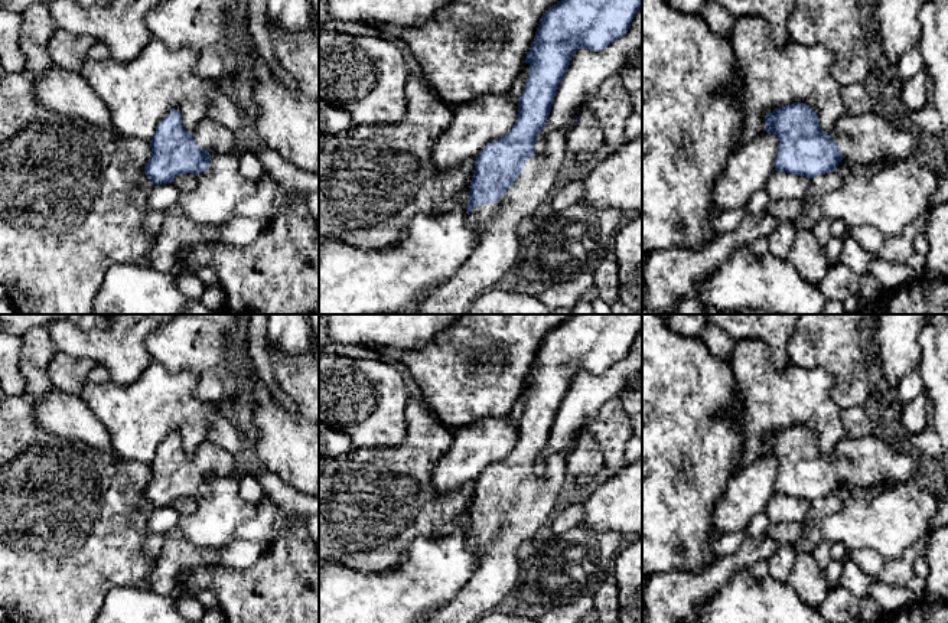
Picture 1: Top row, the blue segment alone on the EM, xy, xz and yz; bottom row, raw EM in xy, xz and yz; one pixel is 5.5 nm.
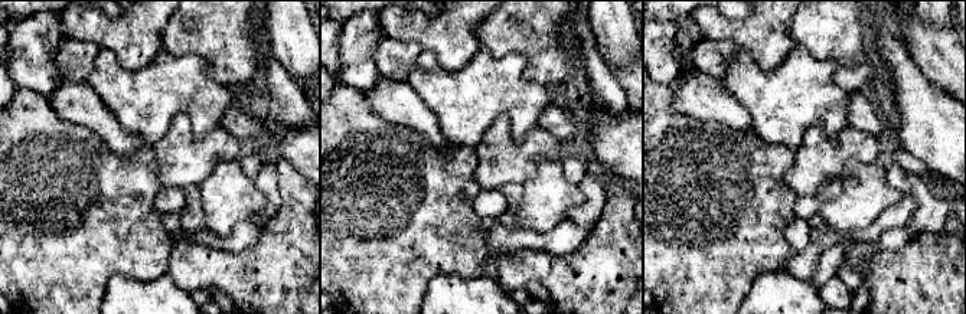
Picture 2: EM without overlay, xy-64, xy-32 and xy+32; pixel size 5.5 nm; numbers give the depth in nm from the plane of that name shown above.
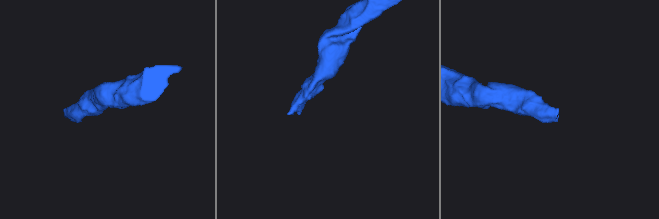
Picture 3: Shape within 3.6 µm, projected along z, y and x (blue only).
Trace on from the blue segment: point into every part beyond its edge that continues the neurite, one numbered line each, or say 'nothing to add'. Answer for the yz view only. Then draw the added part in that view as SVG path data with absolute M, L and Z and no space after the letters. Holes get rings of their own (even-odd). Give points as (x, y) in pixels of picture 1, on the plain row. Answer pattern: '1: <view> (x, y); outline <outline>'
nothing to add

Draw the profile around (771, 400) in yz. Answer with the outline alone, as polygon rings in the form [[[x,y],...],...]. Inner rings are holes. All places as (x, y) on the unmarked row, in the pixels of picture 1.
[[[752,337],[734,342],[729,365],[740,405],[723,411],[721,417],[736,421],[745,440],[737,472],[763,456],[766,437],[788,427],[809,428],[818,438],[820,451],[828,457],[847,438],[841,408],[830,395],[835,382],[830,372],[794,363],[778,369],[768,345]]]

